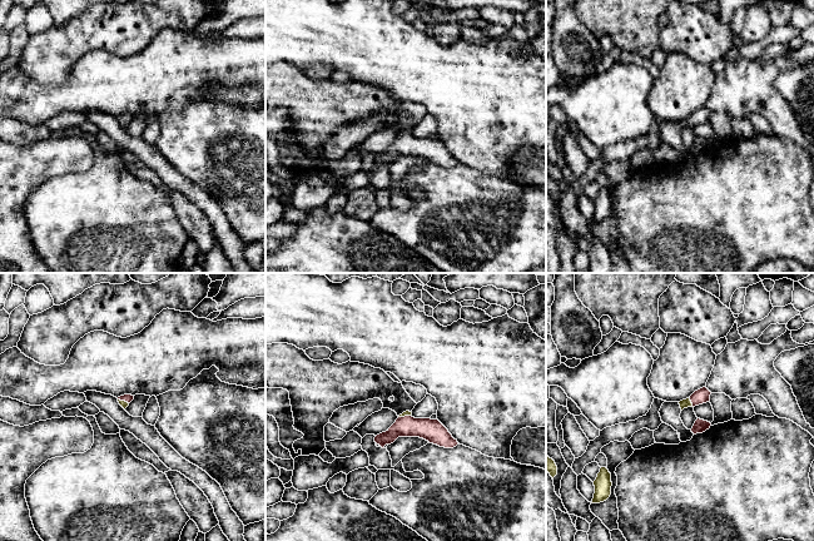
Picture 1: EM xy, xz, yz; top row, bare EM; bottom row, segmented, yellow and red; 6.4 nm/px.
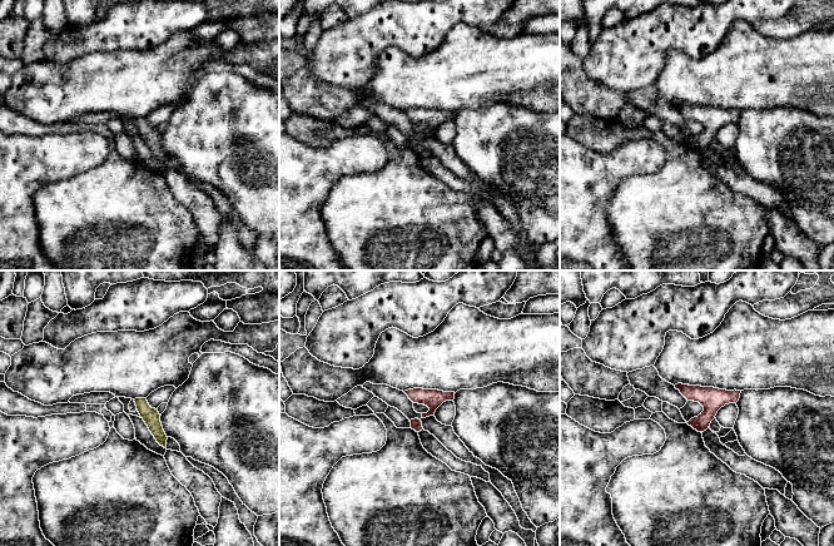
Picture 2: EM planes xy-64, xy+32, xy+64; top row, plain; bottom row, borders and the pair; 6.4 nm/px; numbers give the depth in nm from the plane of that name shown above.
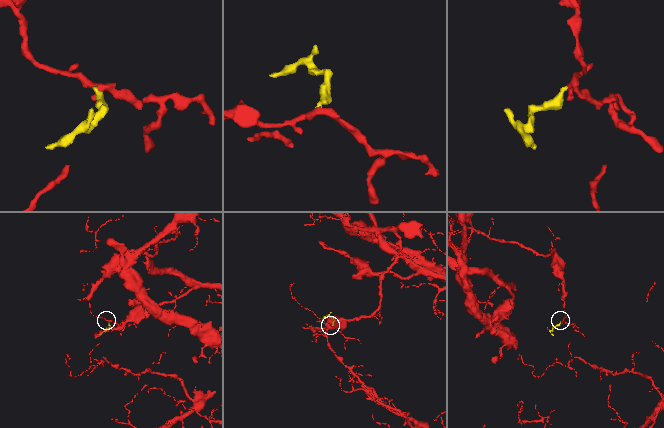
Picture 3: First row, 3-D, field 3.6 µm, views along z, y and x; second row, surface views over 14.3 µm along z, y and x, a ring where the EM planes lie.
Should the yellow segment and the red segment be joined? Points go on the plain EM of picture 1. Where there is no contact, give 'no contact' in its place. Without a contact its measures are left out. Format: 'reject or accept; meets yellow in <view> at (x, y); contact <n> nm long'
accept; meets yellow in yz at (690, 122); contact 60 nm long

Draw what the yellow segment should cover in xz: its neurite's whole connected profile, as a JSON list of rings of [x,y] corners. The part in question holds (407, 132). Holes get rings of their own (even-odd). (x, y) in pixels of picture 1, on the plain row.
[[[410,130],[399,134],[386,152],[377,154],[374,162],[384,168],[398,157],[420,157],[445,168],[453,168],[458,164],[457,159],[438,139],[415,138]]]

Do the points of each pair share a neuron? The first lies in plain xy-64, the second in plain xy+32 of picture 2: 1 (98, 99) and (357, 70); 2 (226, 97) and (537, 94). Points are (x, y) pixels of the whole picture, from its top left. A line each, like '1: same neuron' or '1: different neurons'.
1: different neurons
2: different neurons

